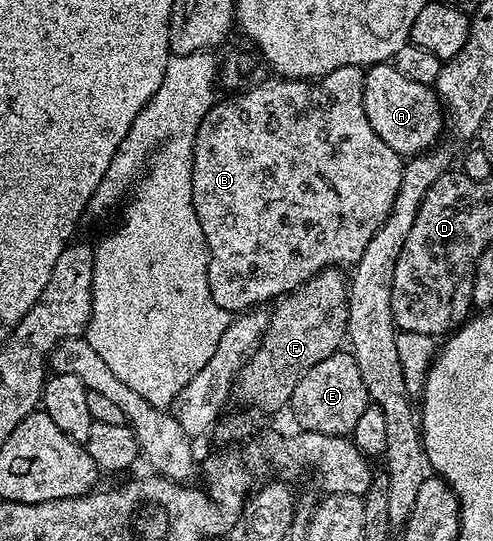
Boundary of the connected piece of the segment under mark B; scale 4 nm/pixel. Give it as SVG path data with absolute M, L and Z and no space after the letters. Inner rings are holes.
M362 66L339 67L339 71L331 71L327 75L309 80L282 79L276 75L270 78L270 81L261 81L258 85L251 86L246 93L238 92L236 95L229 95L226 101L218 100L199 123L193 140L191 195L199 227L203 227L203 235L209 248L209 286L215 303L230 311L244 311L276 302L319 271L356 265L359 255L363 255L363 247L367 247L367 243L371 243L371 235L375 235L375 231L383 227L395 203L395 195L399 195L403 158L401 154L391 151L391 147L387 147L387 143L383 143L379 135L375 135L371 119L367 119L367 111L363 107L365 69Z

